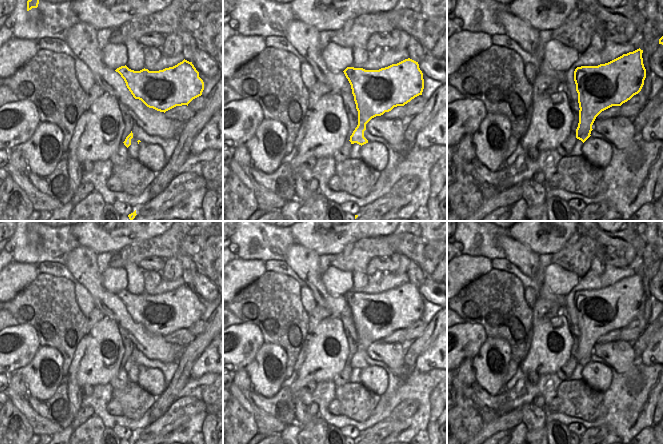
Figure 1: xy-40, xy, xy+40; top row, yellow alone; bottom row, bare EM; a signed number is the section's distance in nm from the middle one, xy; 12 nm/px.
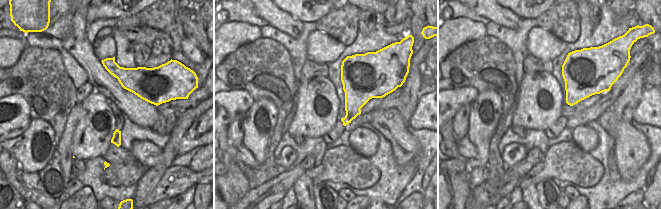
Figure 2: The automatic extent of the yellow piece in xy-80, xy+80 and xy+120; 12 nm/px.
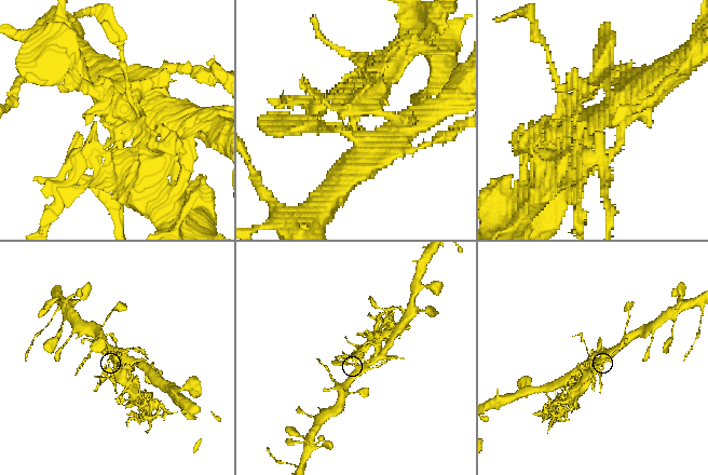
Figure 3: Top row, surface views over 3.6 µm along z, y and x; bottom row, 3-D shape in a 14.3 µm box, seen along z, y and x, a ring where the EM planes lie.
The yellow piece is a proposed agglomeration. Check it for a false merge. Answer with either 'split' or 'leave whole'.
split

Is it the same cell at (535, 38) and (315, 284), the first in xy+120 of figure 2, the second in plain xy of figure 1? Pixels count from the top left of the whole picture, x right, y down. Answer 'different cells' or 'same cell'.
different cells

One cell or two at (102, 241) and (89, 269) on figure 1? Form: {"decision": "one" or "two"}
{"decision": "two"}

